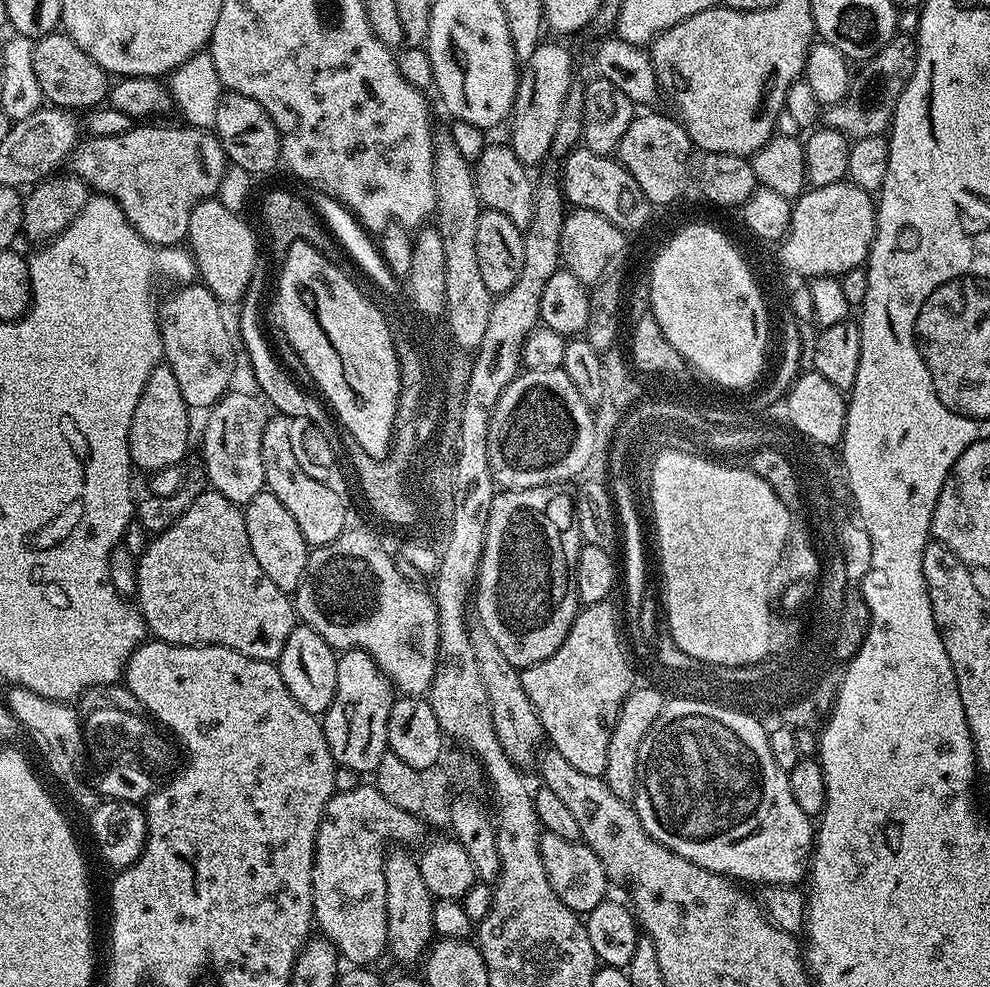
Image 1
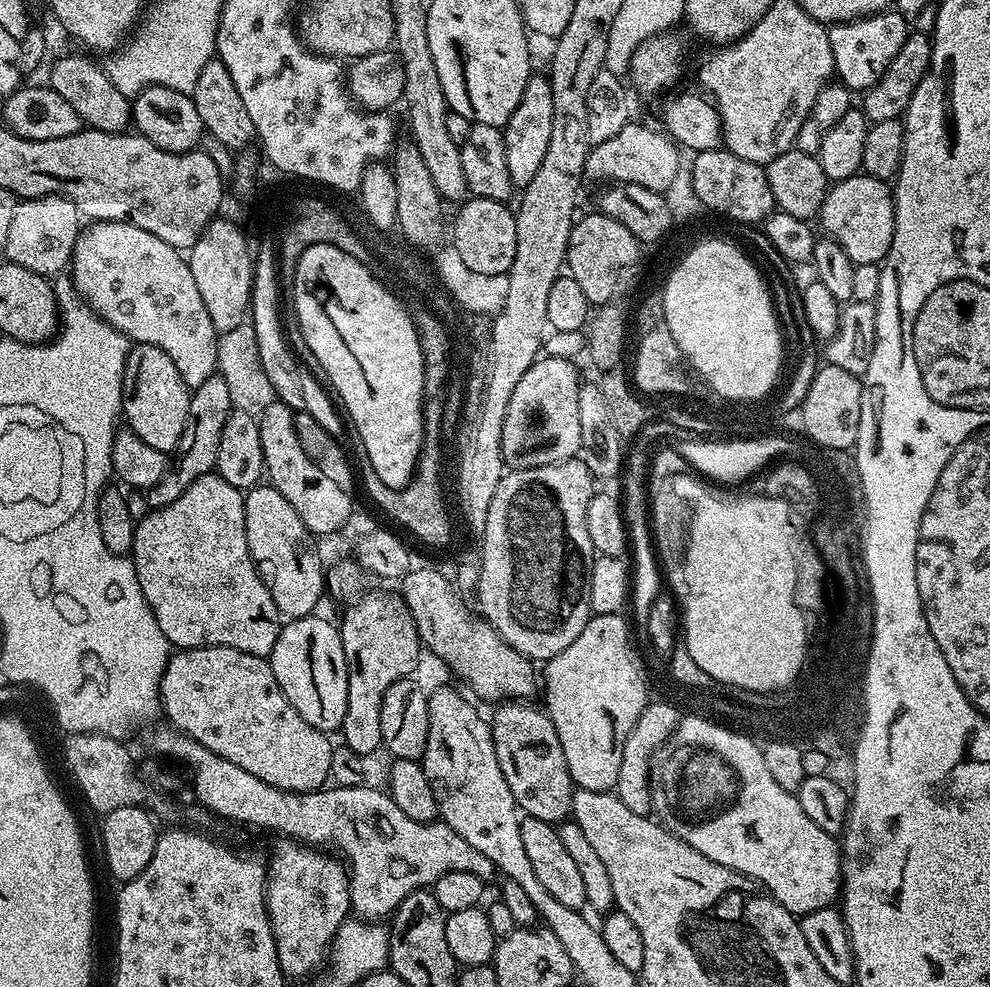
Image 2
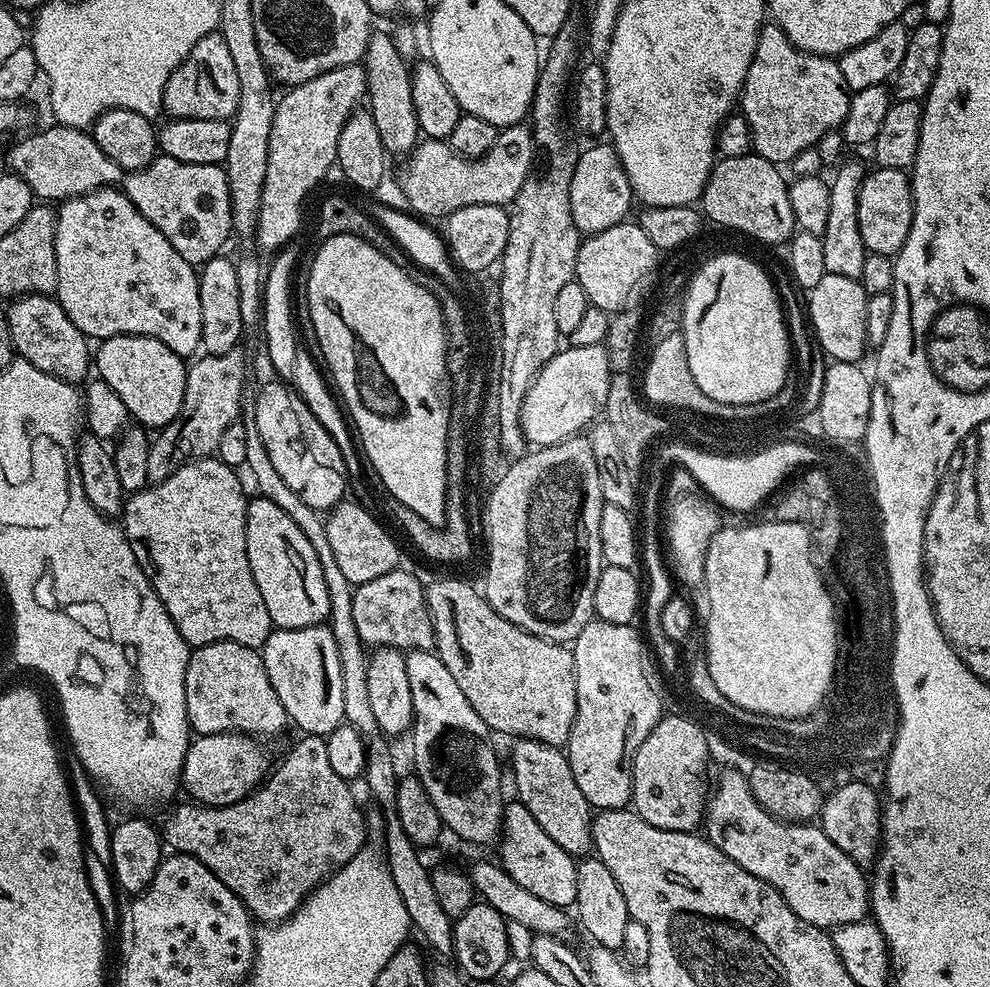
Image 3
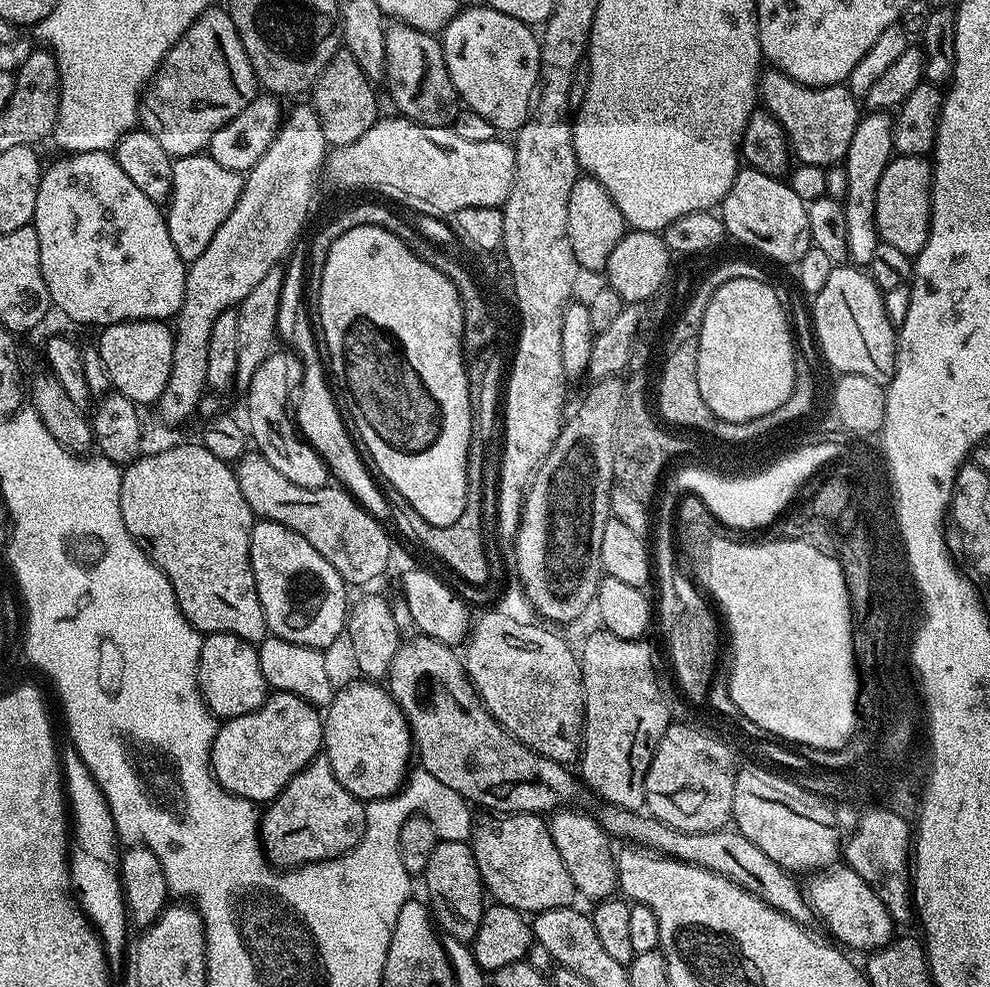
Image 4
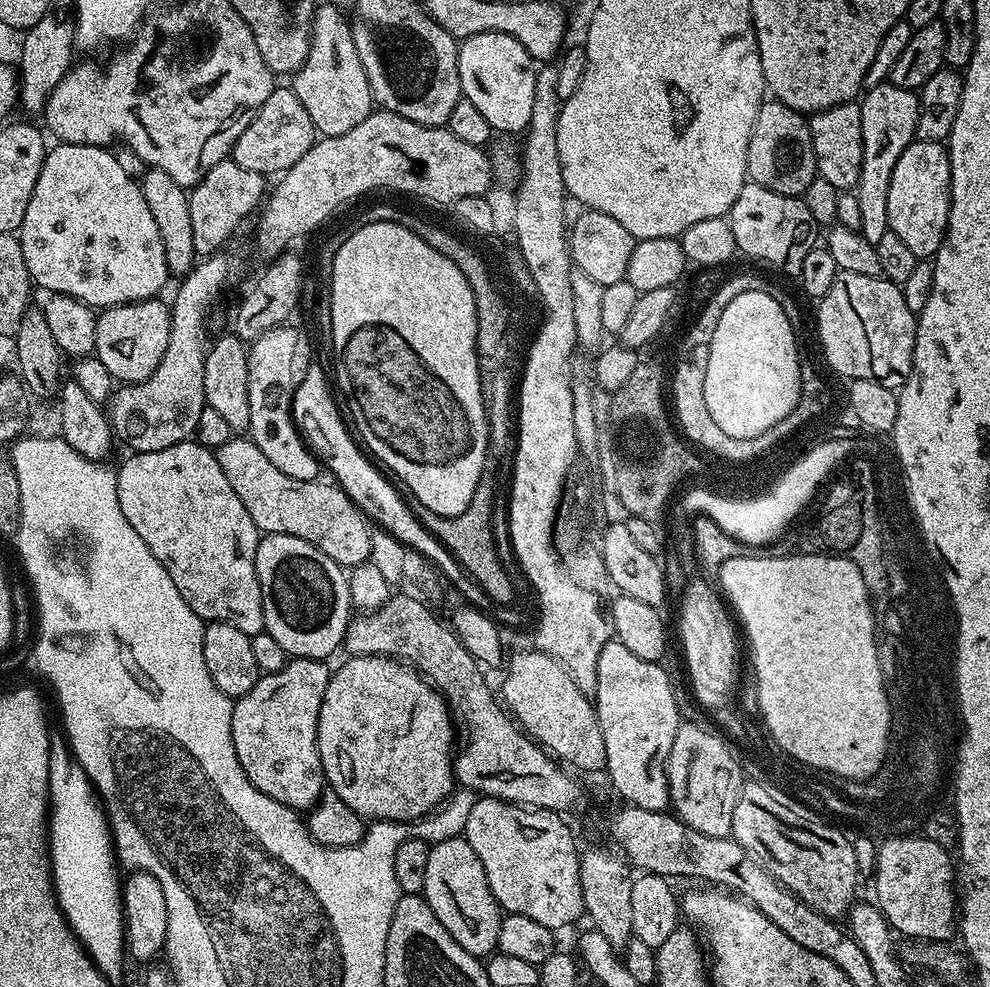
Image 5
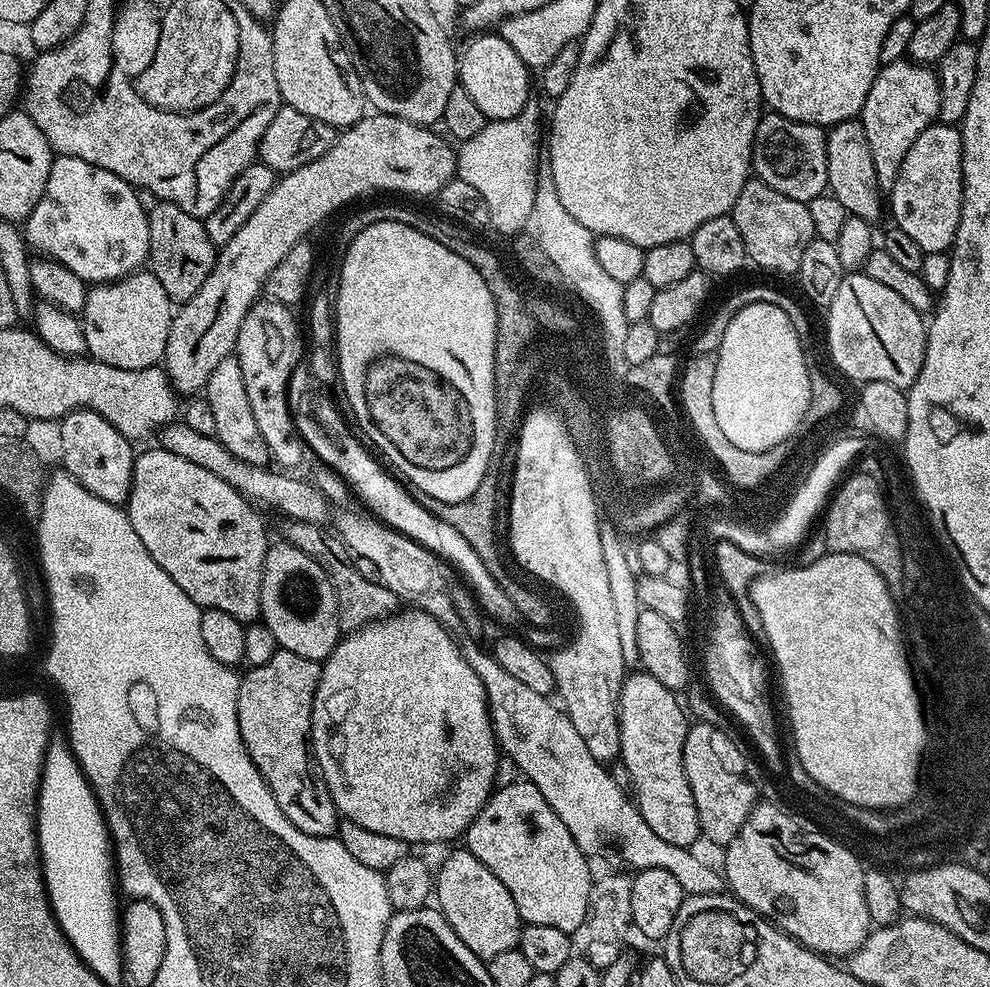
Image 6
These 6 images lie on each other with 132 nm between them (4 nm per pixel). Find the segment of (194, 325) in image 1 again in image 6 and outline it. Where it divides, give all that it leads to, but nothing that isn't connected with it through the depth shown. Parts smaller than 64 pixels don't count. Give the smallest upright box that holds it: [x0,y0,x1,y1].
[23,155,150,286]

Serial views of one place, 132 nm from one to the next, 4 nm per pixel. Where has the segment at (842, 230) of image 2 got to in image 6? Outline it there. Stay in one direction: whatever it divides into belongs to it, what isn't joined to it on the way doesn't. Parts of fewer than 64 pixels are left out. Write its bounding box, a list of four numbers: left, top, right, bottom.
[890,122,964,253]

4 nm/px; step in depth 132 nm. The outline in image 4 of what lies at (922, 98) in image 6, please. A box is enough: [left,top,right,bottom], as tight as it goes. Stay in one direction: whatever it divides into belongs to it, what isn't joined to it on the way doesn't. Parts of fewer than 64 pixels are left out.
[842,112,894,266]

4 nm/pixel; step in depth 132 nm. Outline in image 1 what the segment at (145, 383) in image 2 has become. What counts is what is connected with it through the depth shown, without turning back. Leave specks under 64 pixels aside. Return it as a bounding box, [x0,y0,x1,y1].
[128,363,190,474]

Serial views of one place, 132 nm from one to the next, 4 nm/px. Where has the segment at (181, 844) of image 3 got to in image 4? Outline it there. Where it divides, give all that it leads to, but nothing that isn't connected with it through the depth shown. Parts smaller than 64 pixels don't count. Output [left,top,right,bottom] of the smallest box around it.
[260,756,368,870]

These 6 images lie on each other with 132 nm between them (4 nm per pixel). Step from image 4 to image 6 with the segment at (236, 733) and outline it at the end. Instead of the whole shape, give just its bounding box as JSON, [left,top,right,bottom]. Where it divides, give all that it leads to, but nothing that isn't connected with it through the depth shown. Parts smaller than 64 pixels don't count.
[238,650,338,836]

